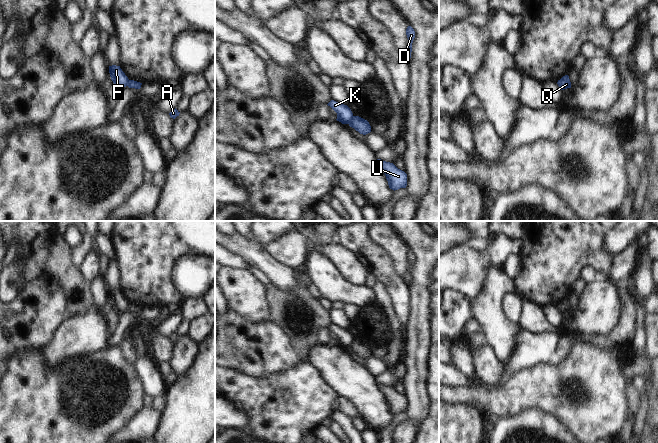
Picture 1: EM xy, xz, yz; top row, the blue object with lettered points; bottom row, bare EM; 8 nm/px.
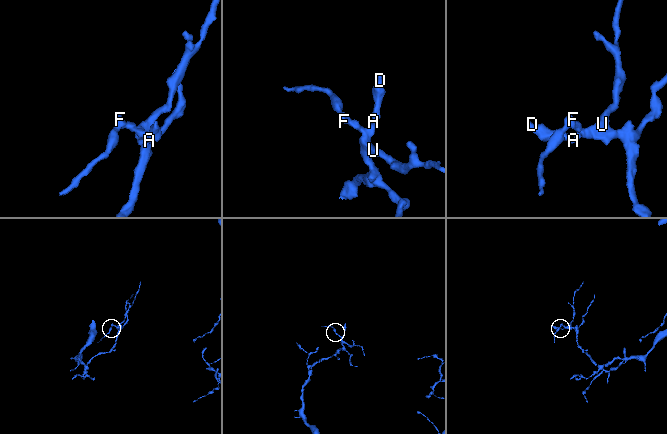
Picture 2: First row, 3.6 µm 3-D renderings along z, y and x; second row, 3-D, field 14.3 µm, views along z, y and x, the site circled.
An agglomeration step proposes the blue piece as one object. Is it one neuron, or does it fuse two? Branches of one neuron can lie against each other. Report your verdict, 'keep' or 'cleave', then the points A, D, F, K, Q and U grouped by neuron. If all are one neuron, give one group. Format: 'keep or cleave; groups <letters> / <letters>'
cleave; groups A D Q U / F K

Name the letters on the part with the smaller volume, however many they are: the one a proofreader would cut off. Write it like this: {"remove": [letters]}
{"remove": ["F", "K"]}

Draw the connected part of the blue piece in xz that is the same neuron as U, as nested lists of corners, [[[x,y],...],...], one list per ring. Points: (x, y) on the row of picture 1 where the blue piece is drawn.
[[[377,159],[377,164],[383,170],[390,189],[395,191],[406,188],[407,174],[404,171],[398,169],[393,163],[381,159]]]

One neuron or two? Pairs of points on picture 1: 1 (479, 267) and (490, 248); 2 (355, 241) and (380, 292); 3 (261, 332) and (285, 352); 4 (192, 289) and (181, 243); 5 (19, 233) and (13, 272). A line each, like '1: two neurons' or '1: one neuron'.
1: two neurons
2: two neurons
3: one neuron
4: two neurons
5: two neurons

